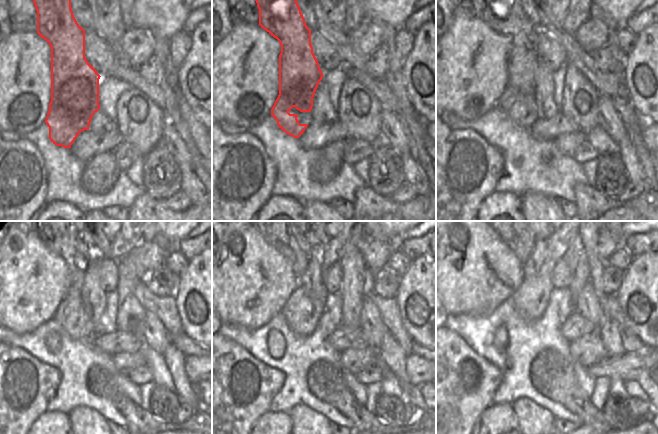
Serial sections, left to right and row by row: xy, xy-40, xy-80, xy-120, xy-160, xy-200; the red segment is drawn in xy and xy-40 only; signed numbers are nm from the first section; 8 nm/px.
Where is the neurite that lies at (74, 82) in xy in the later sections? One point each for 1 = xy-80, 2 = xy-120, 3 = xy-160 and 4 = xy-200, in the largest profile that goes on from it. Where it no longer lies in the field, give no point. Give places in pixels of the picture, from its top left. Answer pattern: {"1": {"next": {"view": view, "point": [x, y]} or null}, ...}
{"1": {"next": {"view": "xy-80", "point": [507, 17]}}, "2": {"next": {"view": "xy-120", "point": [65, 241]}}, "3": {"next": {"view": "xy-160", "point": [290, 241]}}, "4": {"next": {"view": "xy-200", "point": [521, 241]}}}

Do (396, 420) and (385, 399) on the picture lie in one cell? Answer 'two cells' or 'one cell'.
one cell

